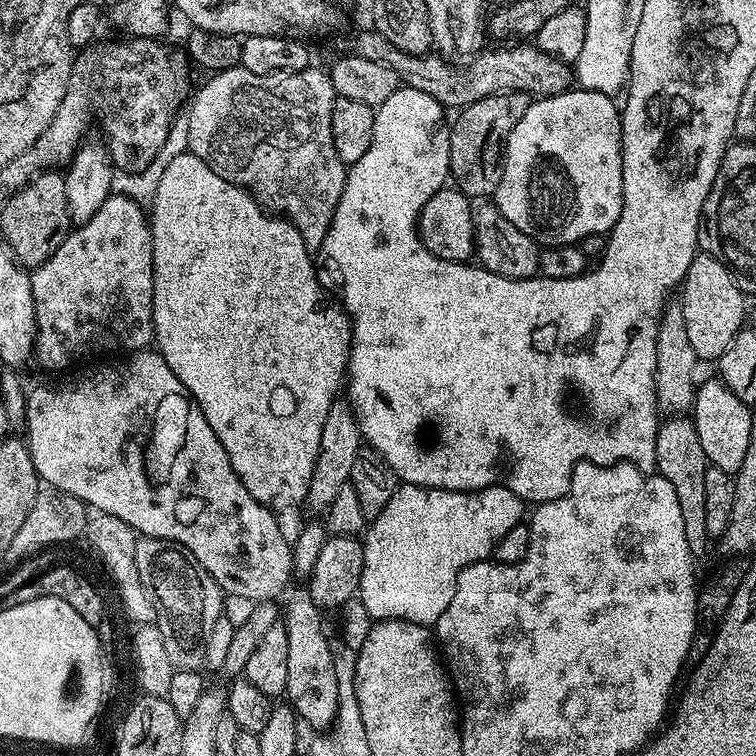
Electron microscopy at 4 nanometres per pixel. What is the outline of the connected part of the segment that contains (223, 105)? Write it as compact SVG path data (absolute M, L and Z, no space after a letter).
M315 66L303 68L300 72L275 72L274 74L250 74L250 70L242 67L234 67L224 72L217 72L207 77L209 80L201 86L191 97L192 109L188 112L186 123L188 125L188 151L193 152L214 174L226 178L232 184L237 184L239 188L245 188L258 201L261 208L269 213L282 216L289 220L302 234L302 242L309 248L311 244L320 244L326 238L326 230L330 230L330 222L334 218L334 210L338 210L338 198L342 198L344 189L344 177L346 175L346 165L338 158L334 150L334 134L330 130L330 114L334 110L336 101L336 91L332 85L332 77L327 71L319 72Z

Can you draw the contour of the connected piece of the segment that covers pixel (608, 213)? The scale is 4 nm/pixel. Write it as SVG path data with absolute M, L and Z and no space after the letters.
M579 86L553 96L541 96L533 99L528 105L526 114L522 114L522 118L518 118L514 130L508 135L508 143L504 145L504 169L494 193L494 203L501 214L512 222L518 230L541 246L576 244L587 236L611 232L622 214L622 186L624 183L622 182L622 150L620 149L620 114L621 109L613 97L601 92L591 92Z

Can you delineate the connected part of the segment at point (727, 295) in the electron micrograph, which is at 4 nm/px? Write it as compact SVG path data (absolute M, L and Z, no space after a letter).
M697 254L694 262L690 262L690 270L686 270L682 293L683 314L686 322L687 337L694 348L697 361L719 361L720 355L734 342L734 338L745 327L744 300L746 293L734 282L732 271L718 258L707 254Z

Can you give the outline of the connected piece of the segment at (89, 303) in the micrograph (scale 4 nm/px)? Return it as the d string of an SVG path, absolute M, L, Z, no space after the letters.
M110 194L106 198L106 202L102 202L102 206L98 206L98 210L92 218L86 223L73 227L67 238L62 242L62 246L58 246L58 250L54 250L54 254L50 254L50 258L46 258L46 262L42 262L36 268L31 269L33 288L33 304L36 311L36 334L34 347L34 360L41 364L44 368L53 368L54 371L60 372L63 368L68 368L71 364L76 364L79 360L84 360L87 356L104 356L107 352L124 352L120 354L131 354L134 352L145 351L153 343L152 334L152 225L149 217L142 209L141 203L131 200L125 196L117 196Z

